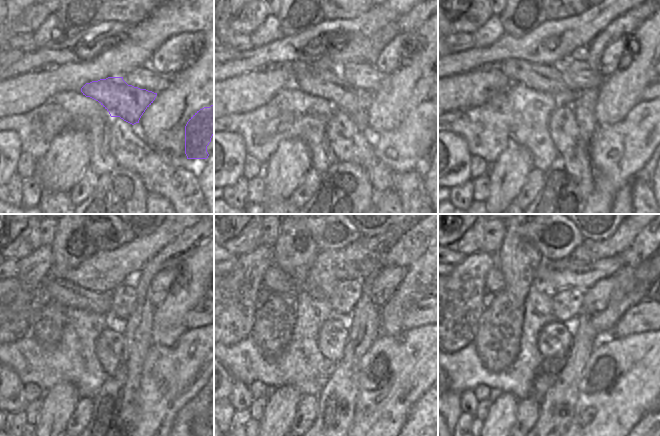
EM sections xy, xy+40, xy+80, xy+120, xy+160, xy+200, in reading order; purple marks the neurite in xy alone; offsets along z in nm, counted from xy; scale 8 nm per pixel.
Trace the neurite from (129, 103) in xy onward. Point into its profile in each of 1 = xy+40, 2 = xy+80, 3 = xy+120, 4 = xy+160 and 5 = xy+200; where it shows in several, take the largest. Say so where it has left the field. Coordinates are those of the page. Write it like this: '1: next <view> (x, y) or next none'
1: next xy+40 (329, 85)
2: next xy+80 (545, 78)
3: next xy+120 (61, 290)
4: next xy+160 (277, 281)
5: next xy+200 (494, 281)

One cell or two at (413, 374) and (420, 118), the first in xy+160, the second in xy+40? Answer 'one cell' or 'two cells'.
one cell

